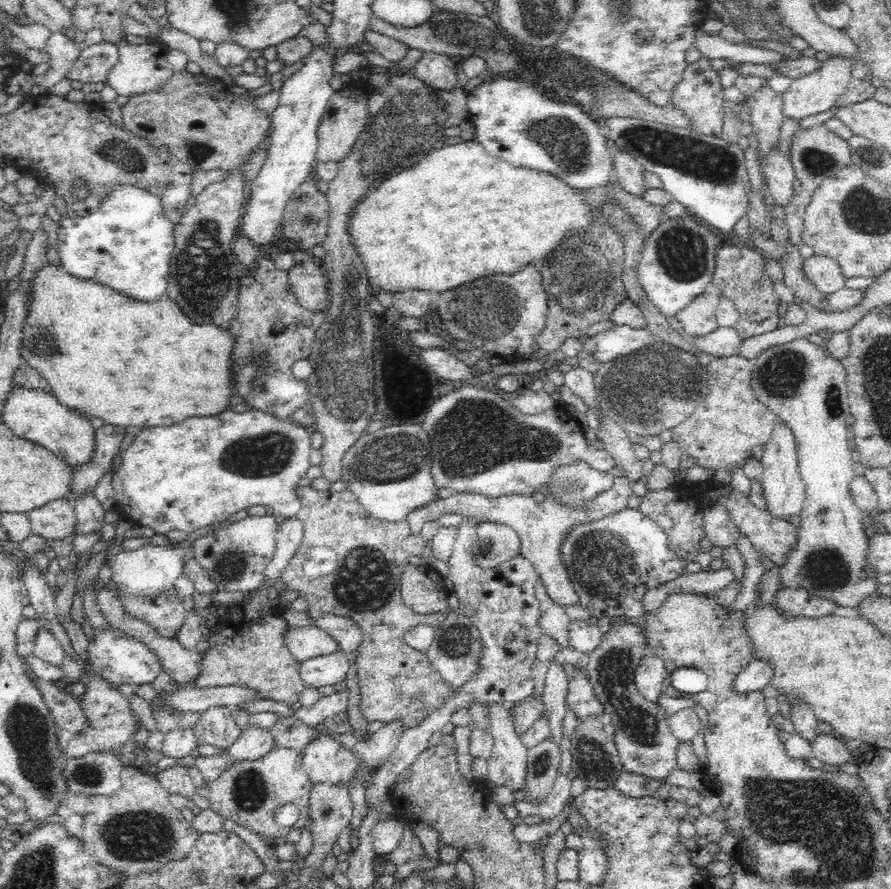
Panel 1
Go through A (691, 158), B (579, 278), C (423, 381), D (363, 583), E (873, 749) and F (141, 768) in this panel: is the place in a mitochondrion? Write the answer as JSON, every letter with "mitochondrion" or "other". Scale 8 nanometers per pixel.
{"A":"mitochondrion","B":"mitochondrion","C":"other","D":"mitochondrion","E":"other","F":"other"}

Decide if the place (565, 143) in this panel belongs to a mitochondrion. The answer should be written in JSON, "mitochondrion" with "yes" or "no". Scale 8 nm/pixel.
{"mitochondrion":"yes"}

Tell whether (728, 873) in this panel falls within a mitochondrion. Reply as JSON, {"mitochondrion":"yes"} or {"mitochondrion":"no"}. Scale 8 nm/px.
{"mitochondrion":"no"}

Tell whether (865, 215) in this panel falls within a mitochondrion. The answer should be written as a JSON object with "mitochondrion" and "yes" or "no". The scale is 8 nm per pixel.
{"mitochondrion":"yes"}

